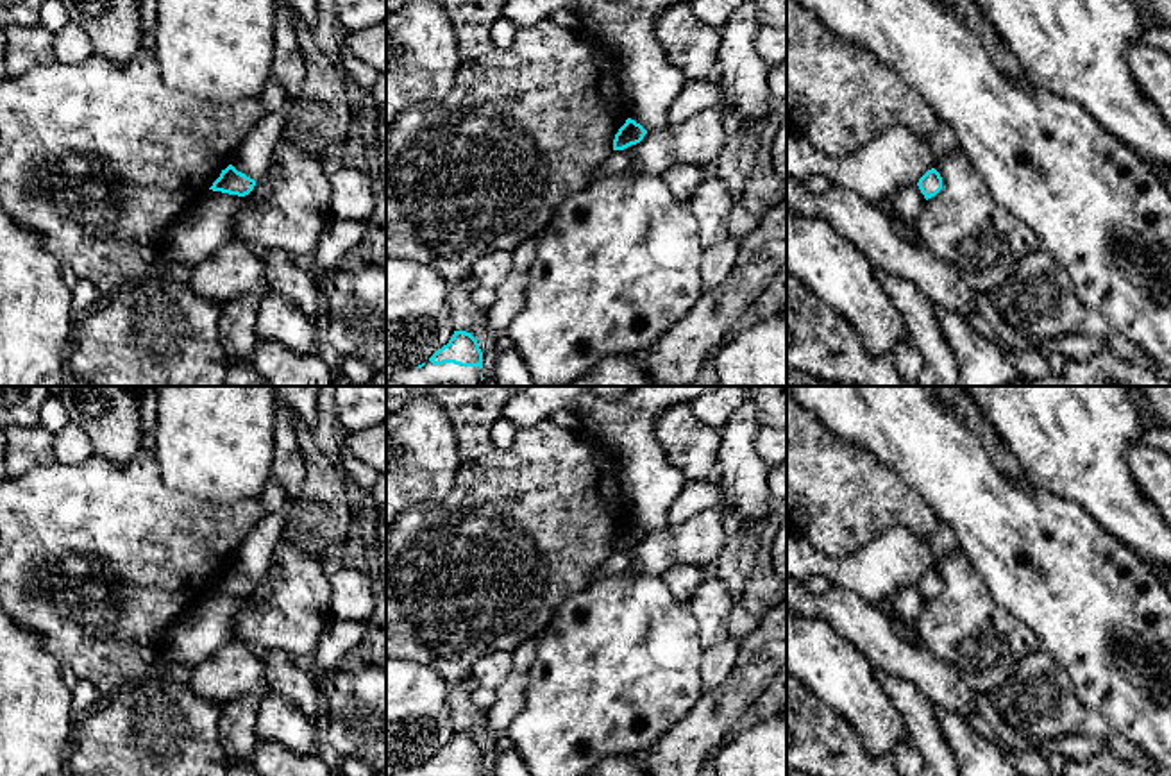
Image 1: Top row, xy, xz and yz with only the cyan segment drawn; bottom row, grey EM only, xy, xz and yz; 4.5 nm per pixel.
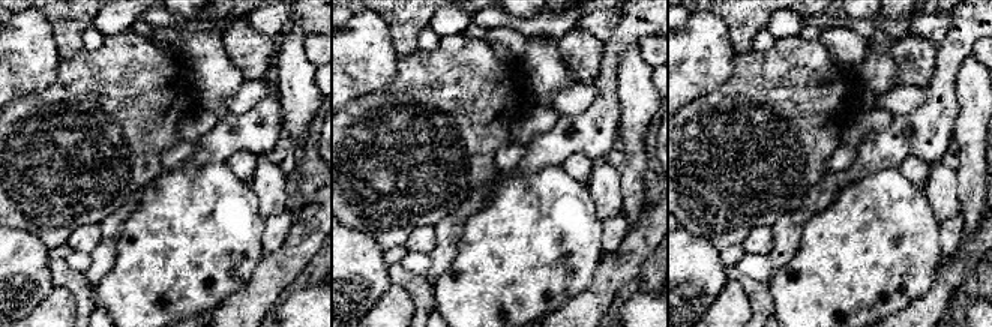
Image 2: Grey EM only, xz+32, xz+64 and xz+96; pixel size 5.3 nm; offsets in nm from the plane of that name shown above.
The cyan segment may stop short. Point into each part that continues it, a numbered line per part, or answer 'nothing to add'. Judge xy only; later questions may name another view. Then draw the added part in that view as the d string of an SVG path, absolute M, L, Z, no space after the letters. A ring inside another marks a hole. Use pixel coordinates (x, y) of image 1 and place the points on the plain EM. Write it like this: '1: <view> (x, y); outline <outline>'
nothing to add

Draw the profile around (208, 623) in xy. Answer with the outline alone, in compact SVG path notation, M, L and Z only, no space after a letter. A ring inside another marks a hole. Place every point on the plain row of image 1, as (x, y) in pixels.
M274 565L245 597L213 590L198 595L163 635L159 654L166 667L186 665L195 669L213 656L232 638L236 615L261 603L279 586L281 579L281 569Z

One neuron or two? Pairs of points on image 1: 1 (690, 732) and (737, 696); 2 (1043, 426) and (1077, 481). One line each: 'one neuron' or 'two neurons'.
1: one neuron
2: one neuron

